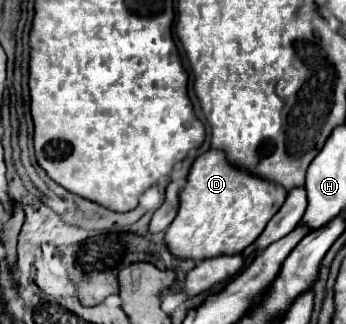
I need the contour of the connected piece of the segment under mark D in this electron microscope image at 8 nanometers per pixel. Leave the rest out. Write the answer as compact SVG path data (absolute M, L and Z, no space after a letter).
M212 149L194 161L186 177L186 185L180 191L178 199L180 199L178 213L164 231L164 243L168 245L170 253L178 259L210 259L216 255L236 255L248 245L252 245L258 239L258 235L264 231L270 217L282 207L286 195L280 189L280 185L272 185L270 181L260 181L258 177L252 177L232 167L224 159L224 153Z

